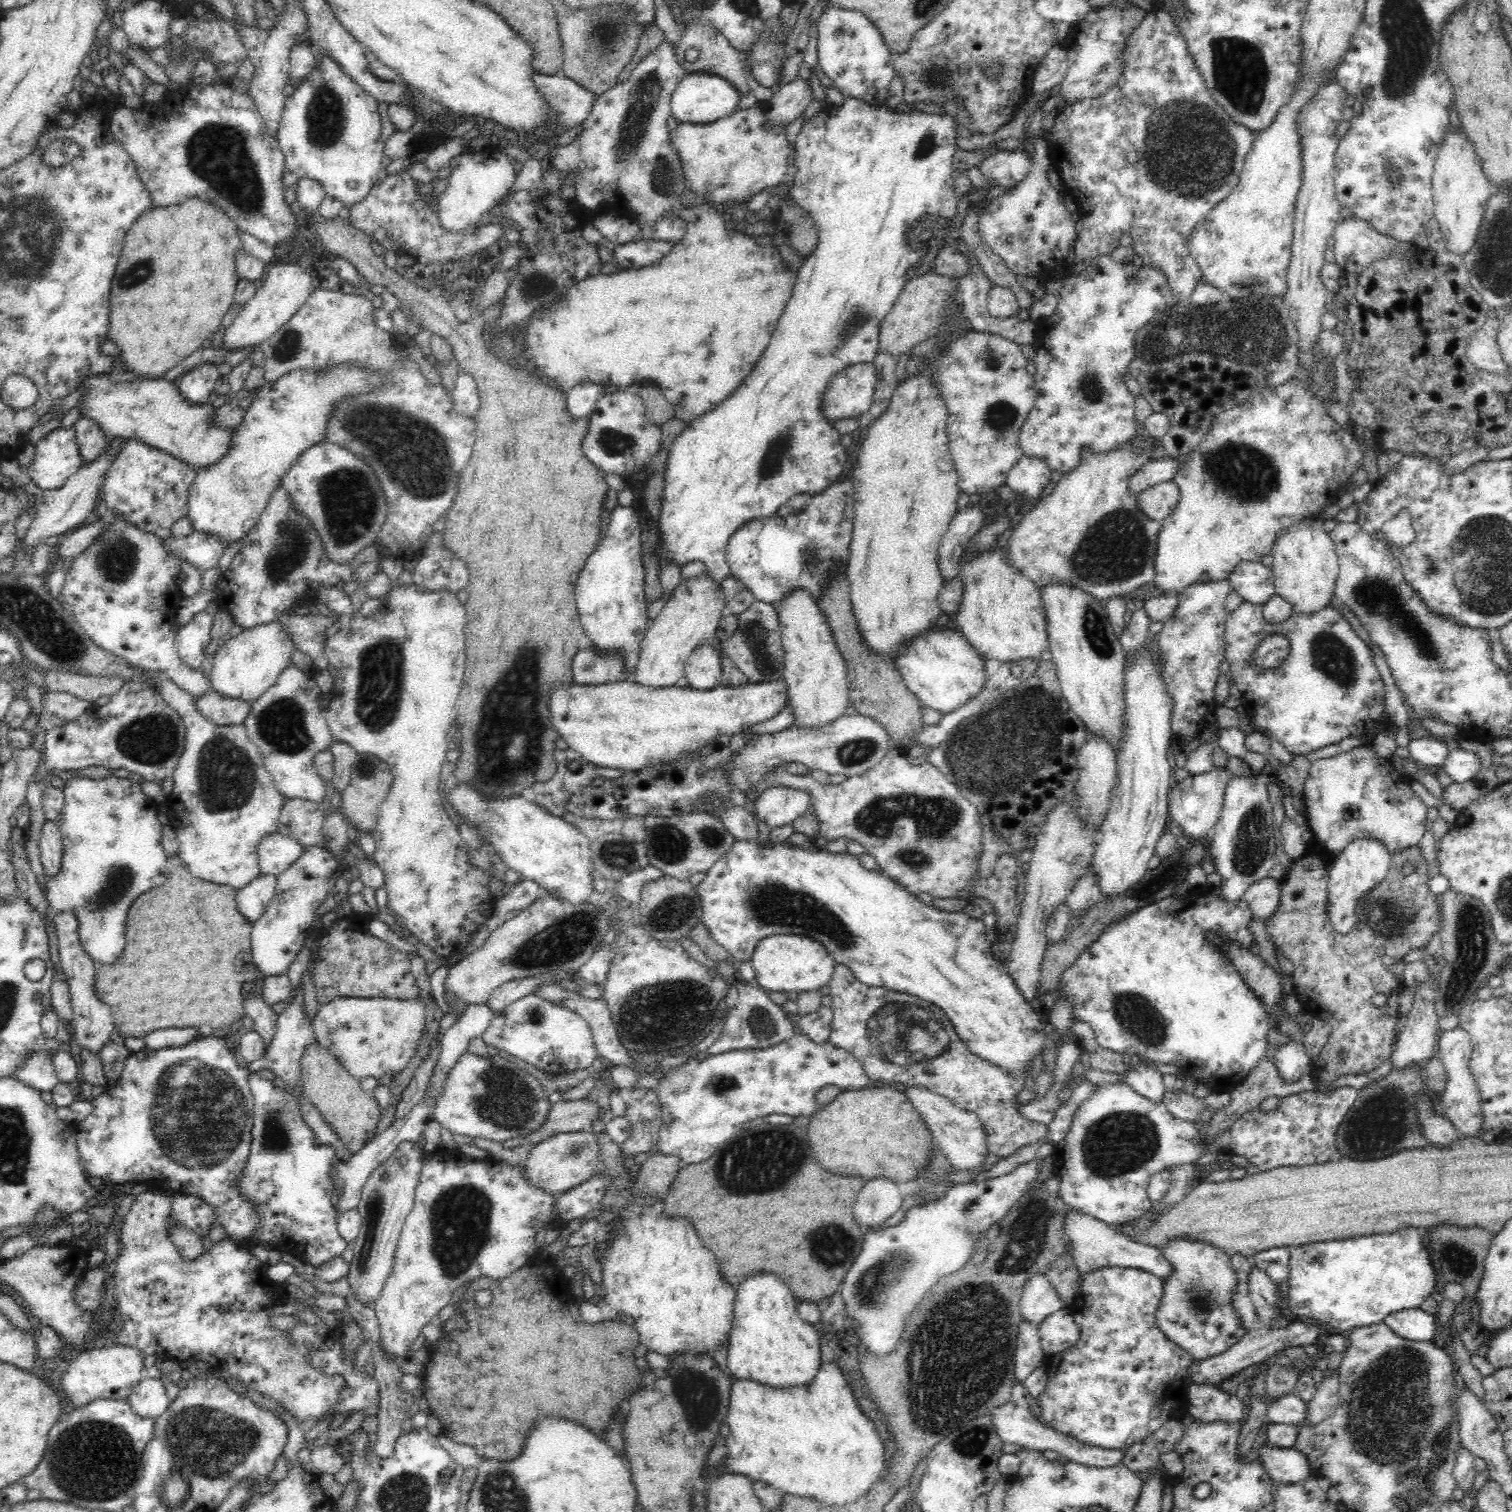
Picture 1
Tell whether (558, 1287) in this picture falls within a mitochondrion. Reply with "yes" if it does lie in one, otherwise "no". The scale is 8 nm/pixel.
no

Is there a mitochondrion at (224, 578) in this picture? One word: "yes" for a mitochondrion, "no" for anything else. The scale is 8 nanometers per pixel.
no

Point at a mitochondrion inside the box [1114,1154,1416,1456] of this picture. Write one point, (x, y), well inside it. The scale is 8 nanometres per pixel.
(1194, 1296)

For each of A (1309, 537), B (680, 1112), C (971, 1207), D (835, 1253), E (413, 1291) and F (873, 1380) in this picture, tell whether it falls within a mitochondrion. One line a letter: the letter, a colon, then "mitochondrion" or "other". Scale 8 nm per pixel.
A: other
B: other
C: mitochondrion
D: mitochondrion
E: other
F: other

